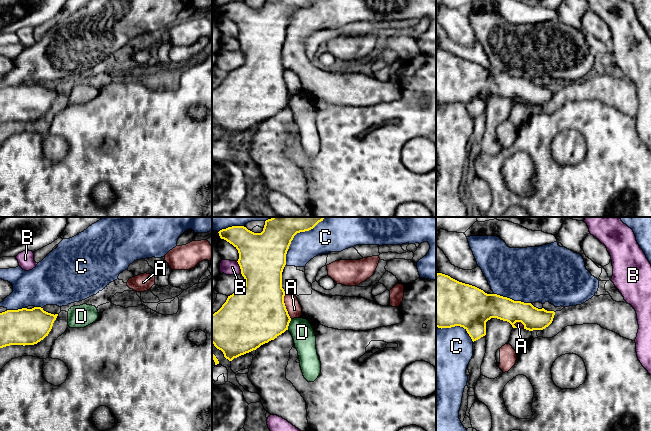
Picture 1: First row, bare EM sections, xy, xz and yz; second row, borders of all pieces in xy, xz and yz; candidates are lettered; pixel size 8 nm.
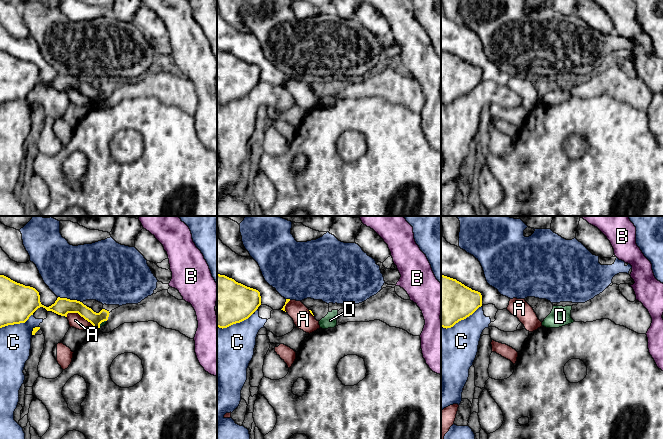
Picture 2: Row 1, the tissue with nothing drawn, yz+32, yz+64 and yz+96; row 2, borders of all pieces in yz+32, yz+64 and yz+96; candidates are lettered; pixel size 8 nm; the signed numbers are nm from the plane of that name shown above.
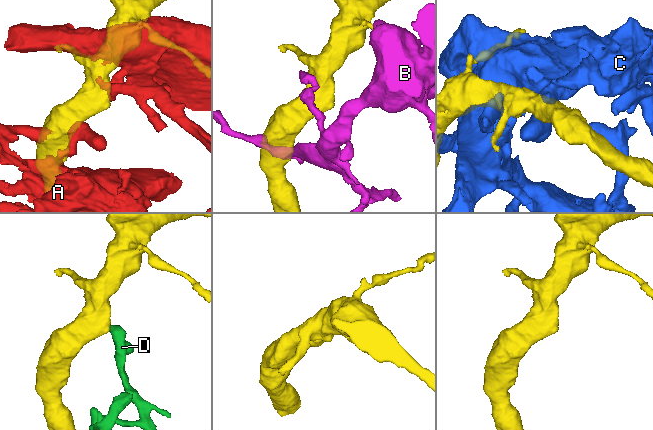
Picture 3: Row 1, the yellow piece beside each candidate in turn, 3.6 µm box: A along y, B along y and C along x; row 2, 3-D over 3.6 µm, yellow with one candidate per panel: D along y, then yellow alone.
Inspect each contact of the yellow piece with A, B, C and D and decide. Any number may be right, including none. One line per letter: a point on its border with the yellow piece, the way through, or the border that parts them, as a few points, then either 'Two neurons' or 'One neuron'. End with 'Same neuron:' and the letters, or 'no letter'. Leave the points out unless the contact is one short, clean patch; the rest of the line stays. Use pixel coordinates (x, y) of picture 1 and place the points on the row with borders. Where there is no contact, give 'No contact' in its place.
A: Touches yellow at xz (285, 306). Two neurons
B: Touches yellow at xz (240, 267). Two neurons
C: Touches yellow at xz (295, 234). Two neurons
D: Touches yellow at xz (288, 324). Boundary: xz (291, 319), (287, 329). Two neurons
Same neuron: no letter

